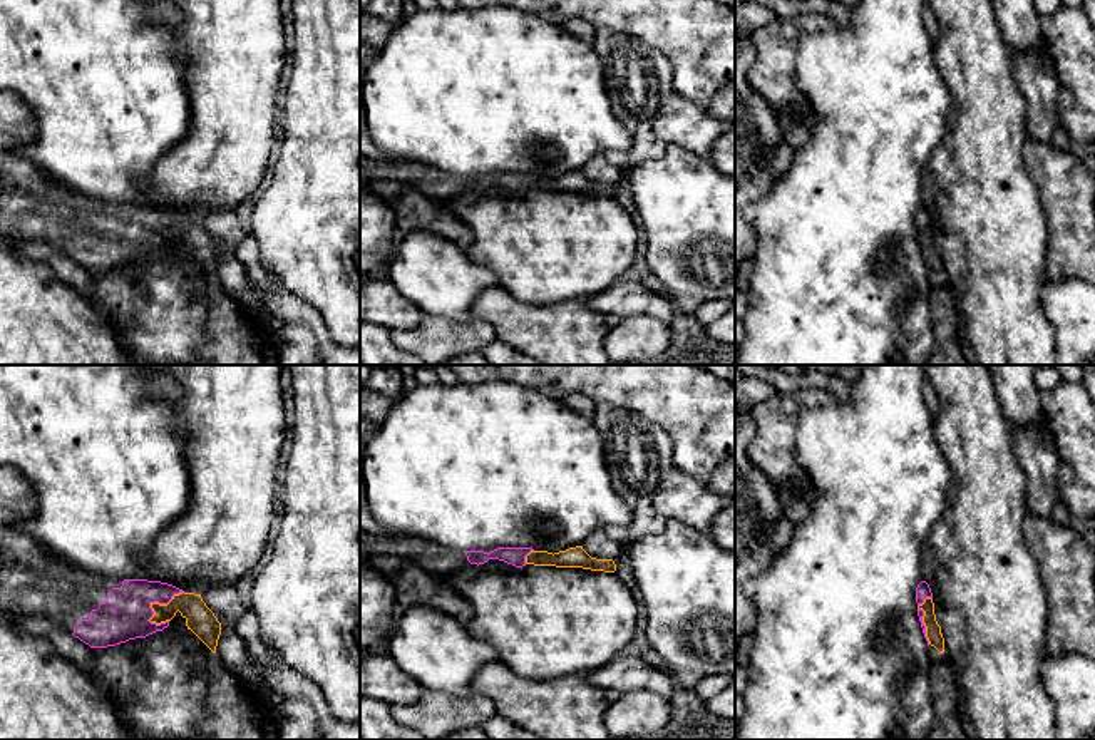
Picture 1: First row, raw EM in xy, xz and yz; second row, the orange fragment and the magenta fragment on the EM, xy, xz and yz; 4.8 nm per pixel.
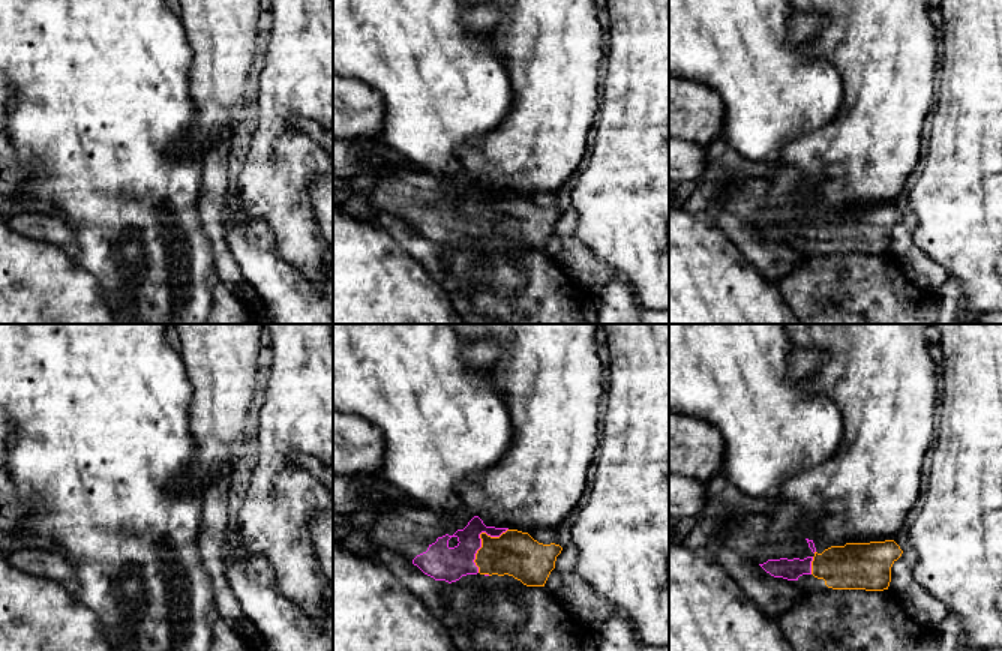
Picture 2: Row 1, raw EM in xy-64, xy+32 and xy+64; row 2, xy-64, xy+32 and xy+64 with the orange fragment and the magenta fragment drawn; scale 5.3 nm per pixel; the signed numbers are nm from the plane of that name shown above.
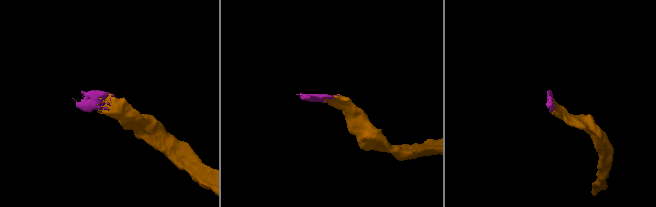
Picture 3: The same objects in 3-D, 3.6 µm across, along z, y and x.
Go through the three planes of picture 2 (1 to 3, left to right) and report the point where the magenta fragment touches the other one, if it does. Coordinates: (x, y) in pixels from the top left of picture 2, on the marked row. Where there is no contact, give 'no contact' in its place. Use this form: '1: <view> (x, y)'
1: no contact
2: xy+32 (482, 540)
3: xy+64 (812, 566)

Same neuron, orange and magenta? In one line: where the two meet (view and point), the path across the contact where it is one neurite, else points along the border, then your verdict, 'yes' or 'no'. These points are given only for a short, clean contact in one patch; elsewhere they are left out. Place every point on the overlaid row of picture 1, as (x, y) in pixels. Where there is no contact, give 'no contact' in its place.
contact xy (158, 603); way xy (200, 618), (185, 603), (158, 603), (138, 603), (133, 600); yes

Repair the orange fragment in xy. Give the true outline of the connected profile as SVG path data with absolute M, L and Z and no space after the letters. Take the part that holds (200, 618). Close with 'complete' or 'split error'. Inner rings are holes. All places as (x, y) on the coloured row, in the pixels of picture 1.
M0 527L0 619L44 616L90 648L107 648L136 638L146 638L169 626L176 613L213 653L216 653L221 623L206 606L201 594L147 579L104 579L84 574L59 561L35 539L12 529Z | split error

